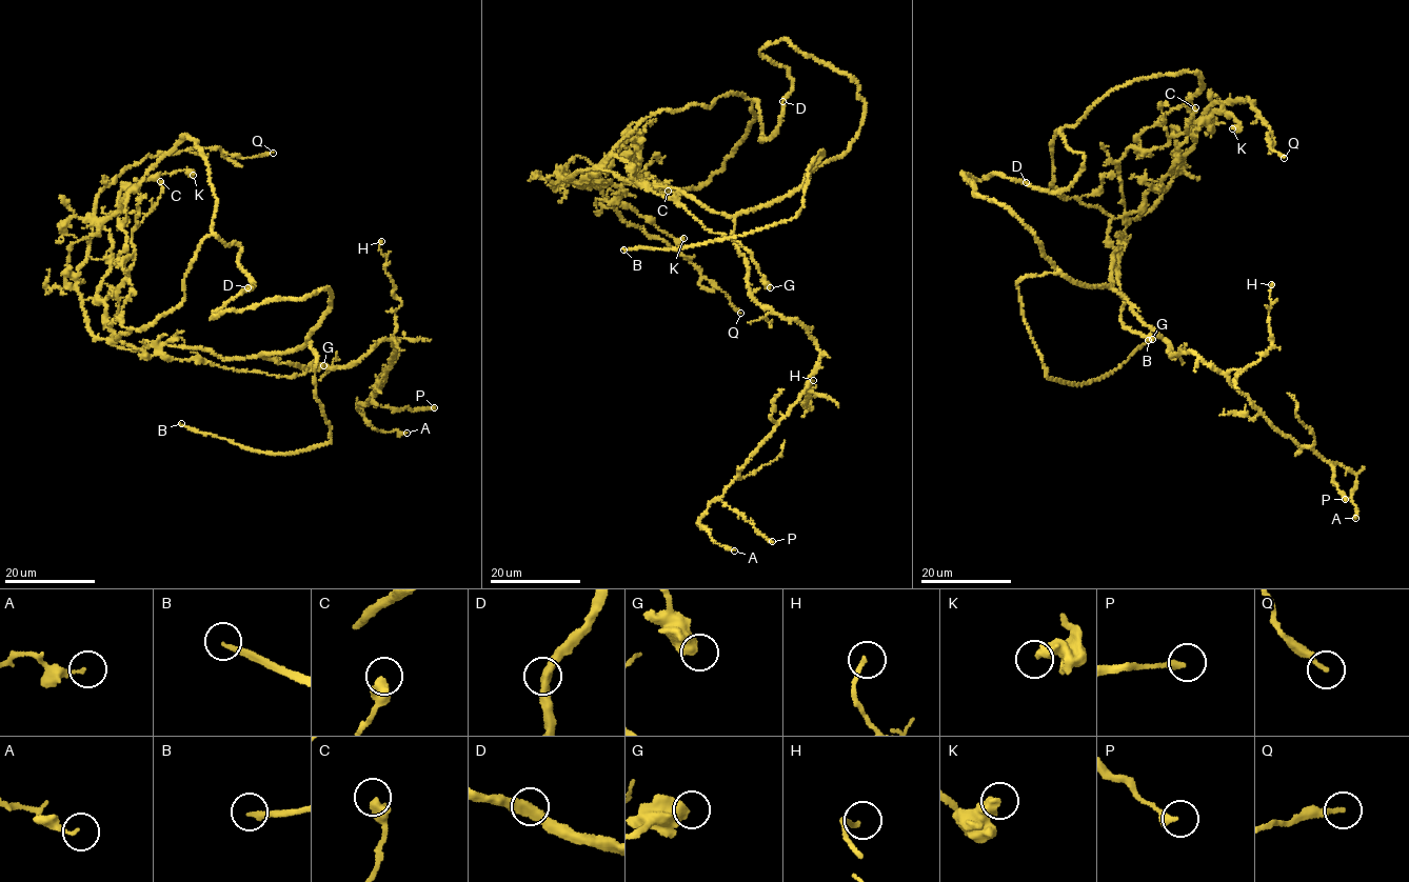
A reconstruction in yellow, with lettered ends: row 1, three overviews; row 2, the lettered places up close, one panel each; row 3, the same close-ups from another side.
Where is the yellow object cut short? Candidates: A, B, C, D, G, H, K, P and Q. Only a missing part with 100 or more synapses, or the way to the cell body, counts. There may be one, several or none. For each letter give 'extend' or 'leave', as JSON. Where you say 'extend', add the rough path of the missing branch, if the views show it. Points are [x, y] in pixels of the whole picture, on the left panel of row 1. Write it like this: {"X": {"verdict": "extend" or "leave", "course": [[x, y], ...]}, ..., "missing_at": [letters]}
{"A": {"verdict": "leave"}, "B": {"verdict": "extend", "course": [[181, 423], [104, 383], [70, 369], [31, 322], [21, 272], [10, 249]]}, "C": {"verdict": "leave"}, "D": {"verdict": "leave"}, "G": {"verdict": "leave"}, "H": {"verdict": "leave"}, "K": {"verdict": "leave"}, "P": {"verdict": "leave"}, "Q": {"verdict": "leave"}, "missing_at": ["B"]}

